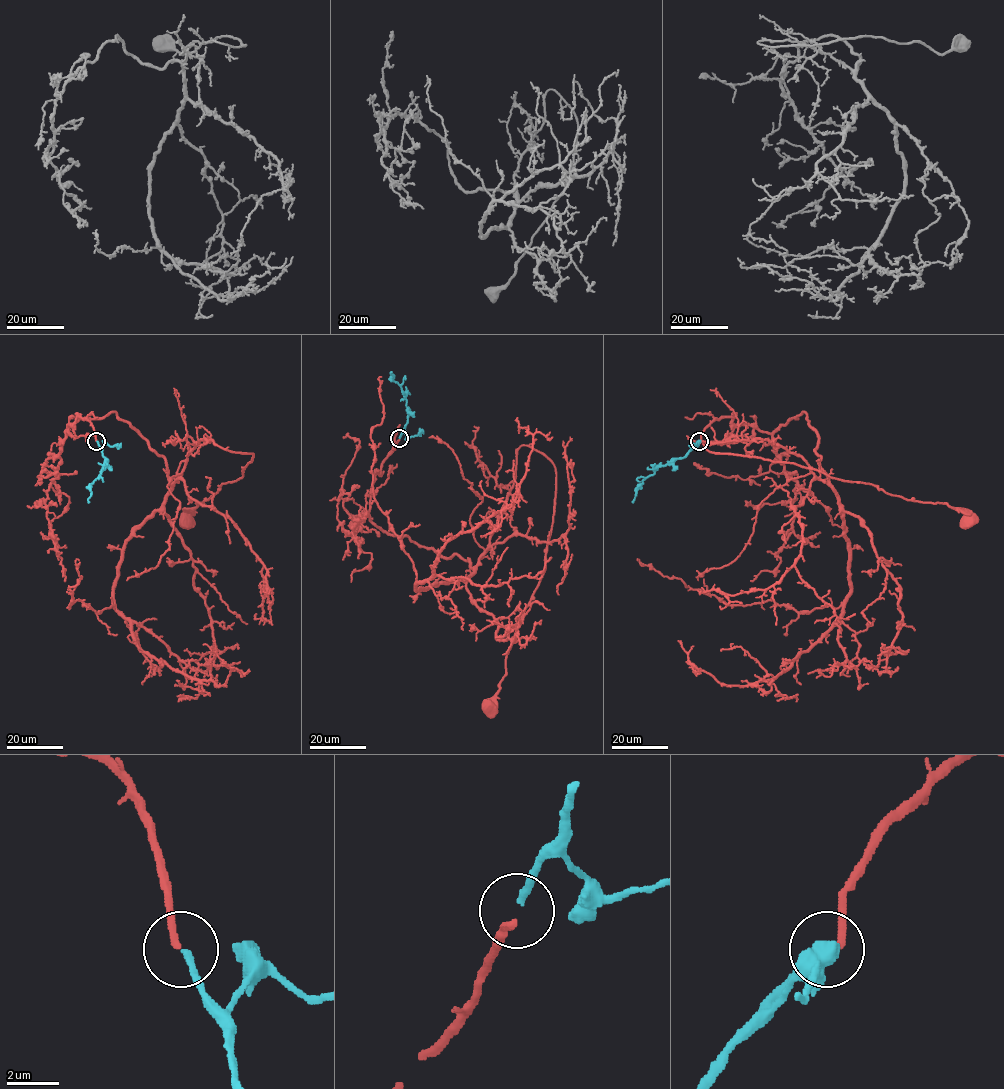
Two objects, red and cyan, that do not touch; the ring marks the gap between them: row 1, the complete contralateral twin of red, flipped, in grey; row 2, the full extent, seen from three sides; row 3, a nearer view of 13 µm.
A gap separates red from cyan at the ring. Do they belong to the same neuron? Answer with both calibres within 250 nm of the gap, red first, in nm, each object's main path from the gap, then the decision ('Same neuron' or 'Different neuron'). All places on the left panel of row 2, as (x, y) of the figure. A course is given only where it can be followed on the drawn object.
Thickness 280 nm (red) against 280 nm. Course of red: (97, 441), (80, 417), (66, 429), (115, 412), (172, 481), (200, 440), (252, 454), (185, 522). Course of cyan: (97, 441), (105, 463), (90, 485), (89, 502). Same neuron

